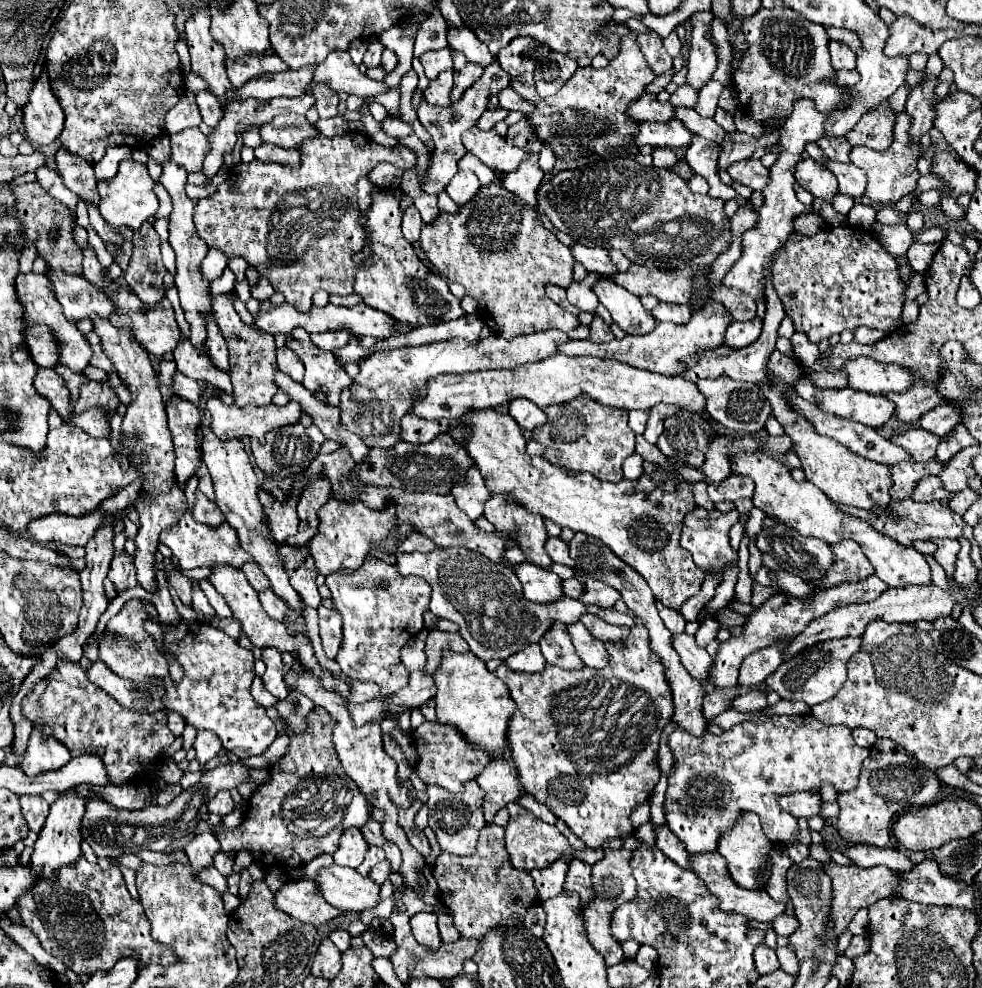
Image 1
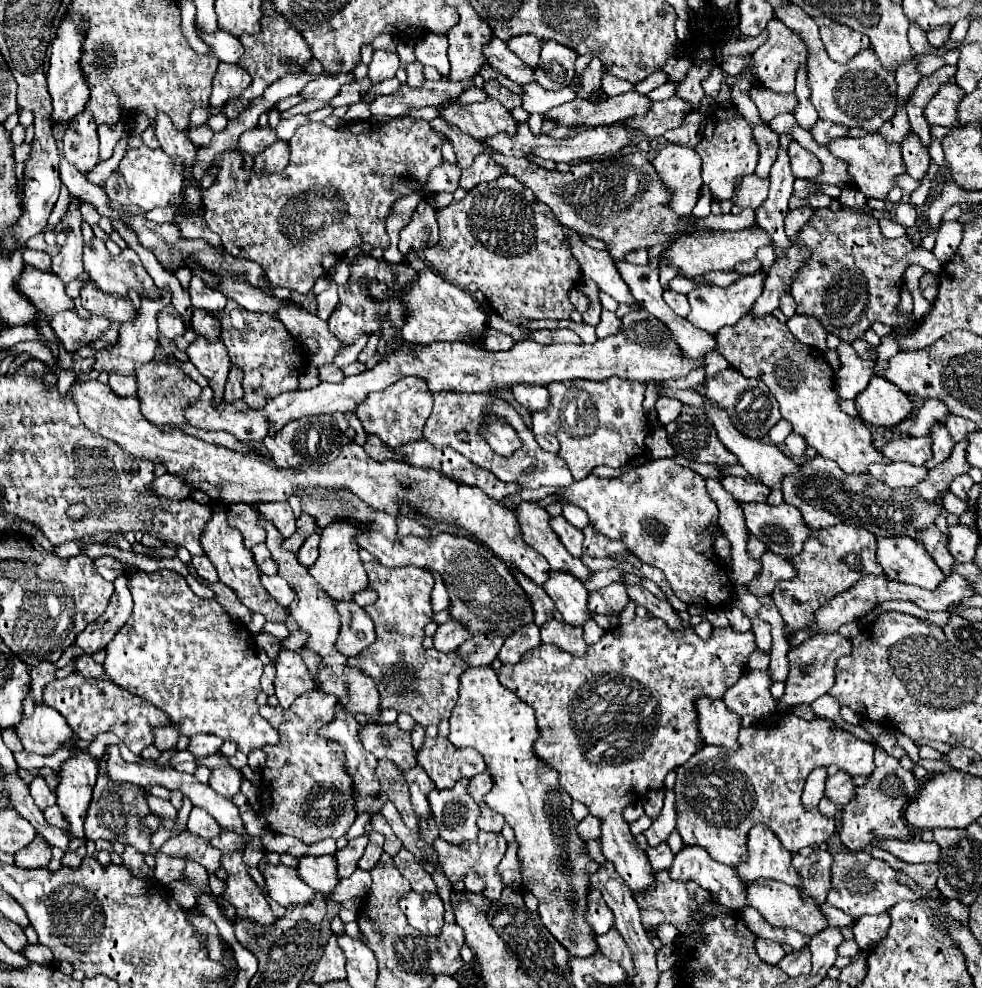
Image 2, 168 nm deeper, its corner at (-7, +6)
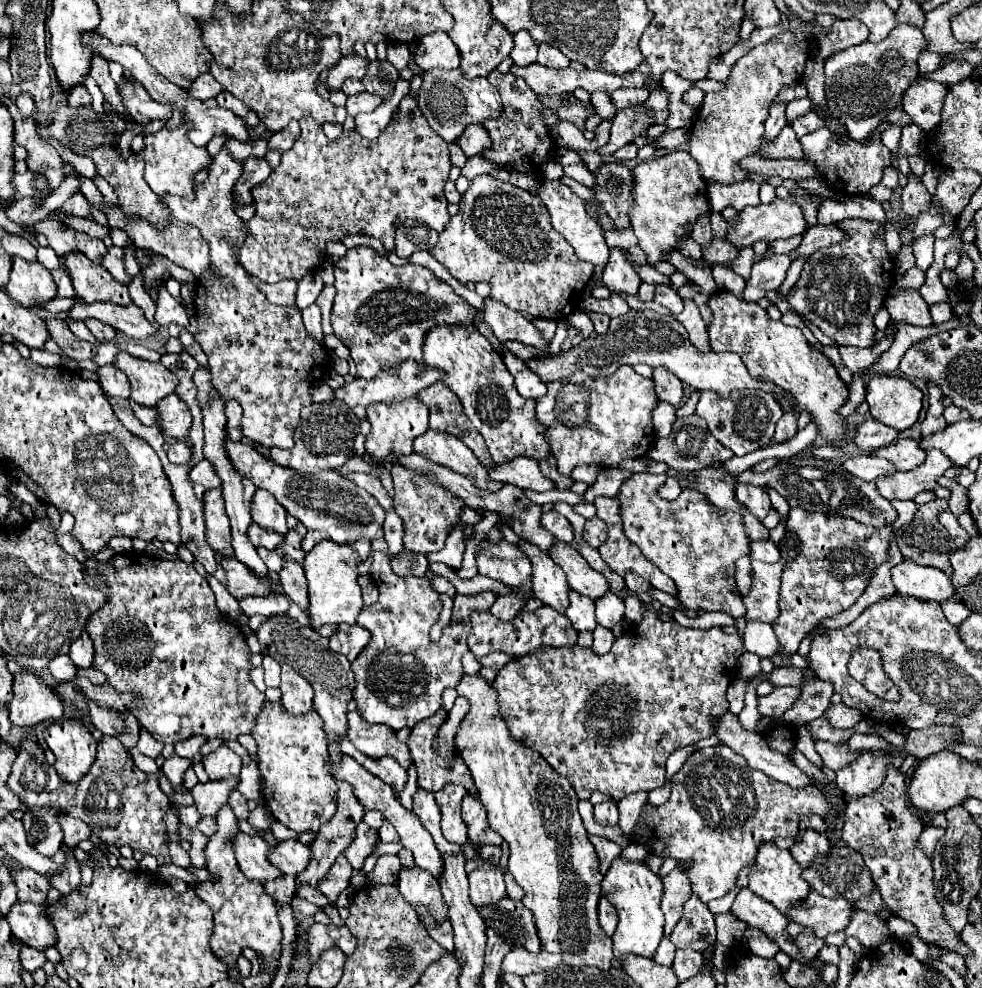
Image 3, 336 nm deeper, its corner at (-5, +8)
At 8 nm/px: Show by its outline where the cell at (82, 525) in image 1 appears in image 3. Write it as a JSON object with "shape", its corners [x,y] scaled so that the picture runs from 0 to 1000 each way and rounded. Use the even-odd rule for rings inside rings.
{"shape":[[[212,466],[202,468],[193,478],[191,478],[191,486],[196,490],[206,490],[210,496],[214,494],[224,494],[224,486],[220,484],[220,478],[216,476],[216,470],[212,470]]]}

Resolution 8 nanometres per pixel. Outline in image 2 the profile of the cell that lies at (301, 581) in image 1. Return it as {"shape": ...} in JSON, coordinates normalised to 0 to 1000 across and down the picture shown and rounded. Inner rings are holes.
{"shape":[[[320,538],[320,540],[308,551],[308,555],[303,557],[303,567],[305,567],[312,575],[318,573],[318,571],[322,569],[322,565],[324,565],[324,547],[326,547],[326,540]]]}

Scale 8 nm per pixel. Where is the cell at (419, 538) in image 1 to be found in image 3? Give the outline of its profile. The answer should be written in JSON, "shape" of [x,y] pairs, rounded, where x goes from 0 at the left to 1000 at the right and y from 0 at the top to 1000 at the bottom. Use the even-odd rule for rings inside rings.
{"shape":[[[393,518],[393,526],[391,526],[391,547],[395,549],[397,561],[403,561],[409,557],[409,545],[411,545],[411,528],[405,524],[405,520]]]}

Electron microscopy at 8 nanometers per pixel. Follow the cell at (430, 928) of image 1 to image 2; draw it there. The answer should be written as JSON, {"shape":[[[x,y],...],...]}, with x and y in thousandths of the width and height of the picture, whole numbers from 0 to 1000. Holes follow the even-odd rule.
{"shape":[[[413,903],[405,913],[415,935],[434,947],[446,947],[452,937],[452,915],[446,905]]]}

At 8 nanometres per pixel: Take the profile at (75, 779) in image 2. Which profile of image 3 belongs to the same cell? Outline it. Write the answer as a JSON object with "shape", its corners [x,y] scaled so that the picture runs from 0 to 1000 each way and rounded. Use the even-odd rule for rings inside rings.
{"shape":[[[61,729],[47,737],[45,749],[55,761],[55,777],[65,791],[81,791],[98,769],[98,749],[81,729]]]}

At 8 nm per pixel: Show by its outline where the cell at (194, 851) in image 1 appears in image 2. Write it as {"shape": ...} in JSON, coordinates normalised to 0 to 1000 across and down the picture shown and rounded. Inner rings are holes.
{"shape":[[[198,816],[196,822],[193,822],[193,828],[191,828],[191,840],[193,840],[196,844],[202,844],[202,846],[214,850],[214,848],[222,846],[222,842],[224,842],[226,838],[224,838],[224,834],[222,834],[208,818]]]}

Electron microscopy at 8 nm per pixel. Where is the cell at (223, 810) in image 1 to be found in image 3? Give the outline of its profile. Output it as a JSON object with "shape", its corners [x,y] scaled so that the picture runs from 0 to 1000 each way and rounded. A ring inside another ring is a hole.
{"shape":[[[226,753],[220,761],[212,763],[208,767],[208,779],[214,789],[228,789],[228,787],[242,787],[244,785],[244,767],[230,755]]]}

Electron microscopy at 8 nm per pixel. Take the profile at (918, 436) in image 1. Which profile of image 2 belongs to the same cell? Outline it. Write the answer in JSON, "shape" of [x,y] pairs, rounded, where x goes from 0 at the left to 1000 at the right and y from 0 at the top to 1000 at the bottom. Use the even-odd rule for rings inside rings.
{"shape":[[[919,441],[919,443],[908,443],[900,453],[898,460],[906,464],[908,468],[927,468],[931,472],[941,472],[943,466],[947,466],[949,455],[947,455],[947,443],[929,443],[929,441]]]}

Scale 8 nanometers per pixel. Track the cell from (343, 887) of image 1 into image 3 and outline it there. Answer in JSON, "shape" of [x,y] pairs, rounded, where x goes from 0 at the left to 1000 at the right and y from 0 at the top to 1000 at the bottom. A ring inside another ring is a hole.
{"shape":[[[291,850],[291,852],[283,852],[283,856],[277,860],[273,868],[289,885],[301,887],[314,879],[318,870],[318,862],[314,856],[305,854],[303,850]]]}

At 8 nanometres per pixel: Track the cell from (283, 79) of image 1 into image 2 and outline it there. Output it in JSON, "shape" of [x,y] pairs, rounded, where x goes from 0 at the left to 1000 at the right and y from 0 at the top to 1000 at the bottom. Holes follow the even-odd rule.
{"shape":[[[224,63],[222,73],[216,81],[216,97],[214,105],[218,109],[226,109],[238,97],[244,97],[255,87],[255,77],[242,65],[228,65]]]}

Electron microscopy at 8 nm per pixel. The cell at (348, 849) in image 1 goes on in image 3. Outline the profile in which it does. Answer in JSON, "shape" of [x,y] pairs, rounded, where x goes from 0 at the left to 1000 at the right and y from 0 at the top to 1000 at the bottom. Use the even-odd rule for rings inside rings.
{"shape":[[[346,864],[342,868],[342,872],[338,874],[336,883],[332,885],[332,889],[326,893],[326,901],[332,905],[332,909],[336,911],[336,915],[342,913],[344,905],[354,897],[354,891],[356,891],[356,885],[358,885],[358,877],[356,872],[352,870],[350,864]]]}

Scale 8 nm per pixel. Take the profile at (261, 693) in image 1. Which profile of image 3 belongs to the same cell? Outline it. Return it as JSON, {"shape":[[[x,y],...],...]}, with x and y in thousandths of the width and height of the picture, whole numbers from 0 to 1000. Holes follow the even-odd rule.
{"shape":[[[269,664],[269,690],[271,694],[277,694],[277,696],[283,696],[285,694],[285,672],[275,666],[275,664]]]}

